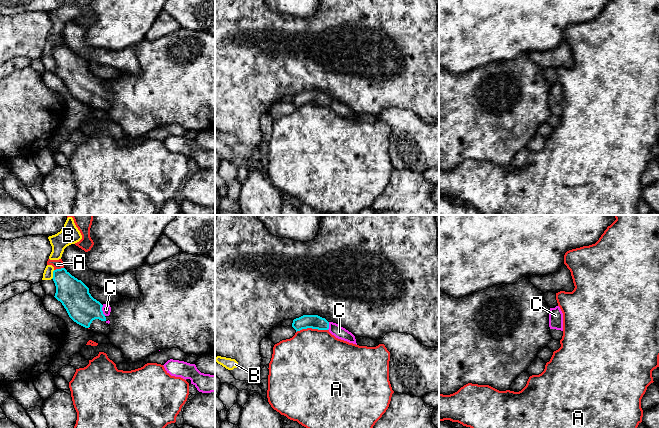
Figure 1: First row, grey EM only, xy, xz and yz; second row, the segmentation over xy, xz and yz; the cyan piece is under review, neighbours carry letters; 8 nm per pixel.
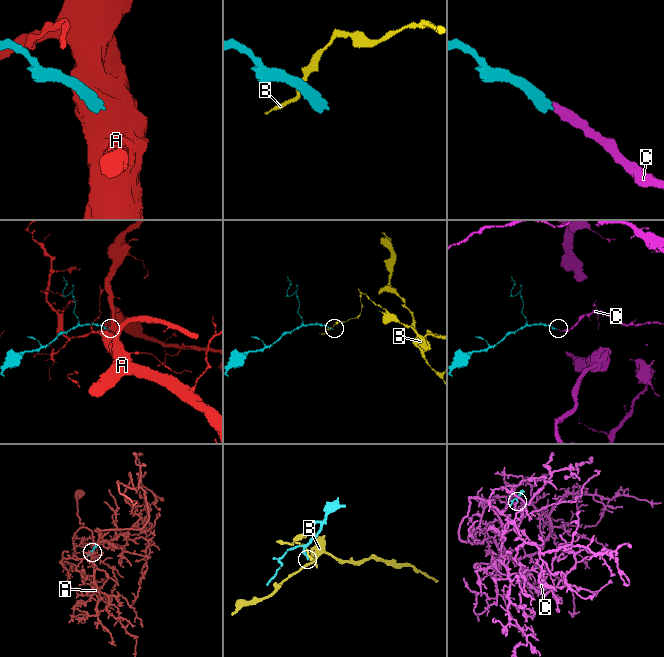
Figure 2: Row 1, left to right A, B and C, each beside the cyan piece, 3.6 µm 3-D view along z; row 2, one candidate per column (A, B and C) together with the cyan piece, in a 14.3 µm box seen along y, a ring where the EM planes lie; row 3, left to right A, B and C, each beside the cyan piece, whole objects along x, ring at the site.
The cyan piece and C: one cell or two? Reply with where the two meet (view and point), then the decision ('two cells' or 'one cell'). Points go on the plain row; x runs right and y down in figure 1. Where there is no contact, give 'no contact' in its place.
meets cyan in xy at (101, 86); one cell

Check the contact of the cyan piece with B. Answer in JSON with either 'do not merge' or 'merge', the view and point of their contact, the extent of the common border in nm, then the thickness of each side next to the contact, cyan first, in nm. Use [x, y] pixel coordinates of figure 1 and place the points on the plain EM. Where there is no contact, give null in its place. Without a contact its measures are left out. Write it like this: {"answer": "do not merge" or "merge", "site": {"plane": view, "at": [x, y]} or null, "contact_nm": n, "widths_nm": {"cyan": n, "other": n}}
{"answer": "do not merge", "site": {"plane": "xy", "at": [53, 50]}, "contact_nm": 80, "widths_nm": {"cyan": 240, "other": 80}}

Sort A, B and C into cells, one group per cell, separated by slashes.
A / B / C

